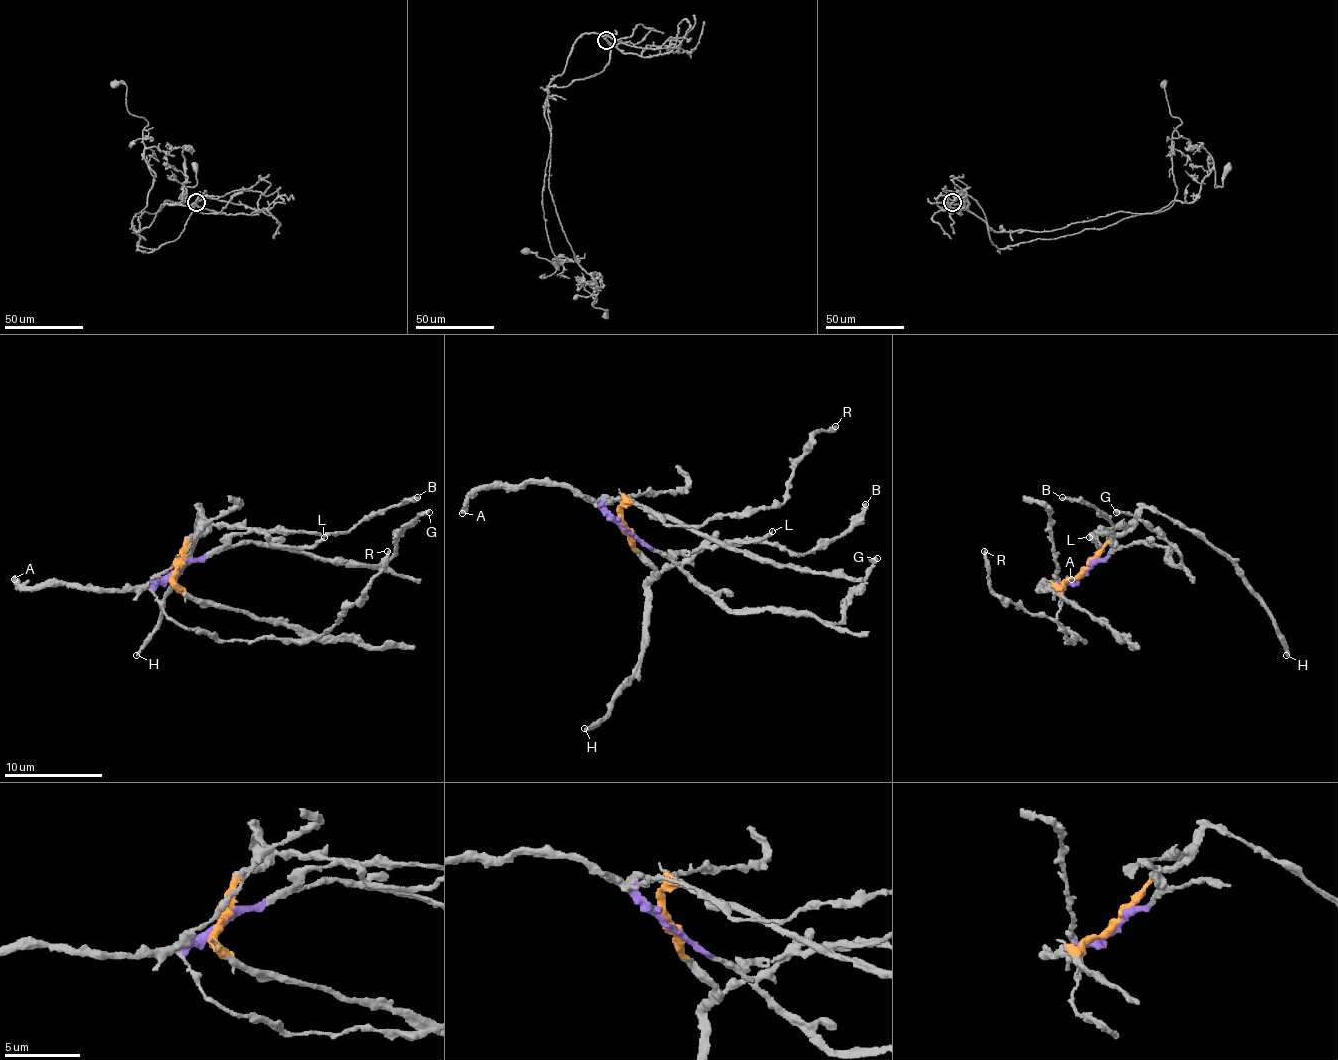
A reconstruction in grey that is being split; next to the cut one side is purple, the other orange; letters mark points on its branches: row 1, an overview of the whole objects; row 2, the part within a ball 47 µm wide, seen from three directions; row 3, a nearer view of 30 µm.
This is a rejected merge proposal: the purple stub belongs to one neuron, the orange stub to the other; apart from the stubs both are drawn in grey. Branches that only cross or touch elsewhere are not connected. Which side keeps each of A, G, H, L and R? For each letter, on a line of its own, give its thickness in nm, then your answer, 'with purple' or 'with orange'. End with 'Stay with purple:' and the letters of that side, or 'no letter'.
A: 480 nm thick; with purple
G: 380 nm thick; with purple
H: 280 nm thick; with orange
L: 280 nm thick; with purple
R: 280 nm thick; with purple
Stay with purple: A, G, L, R

